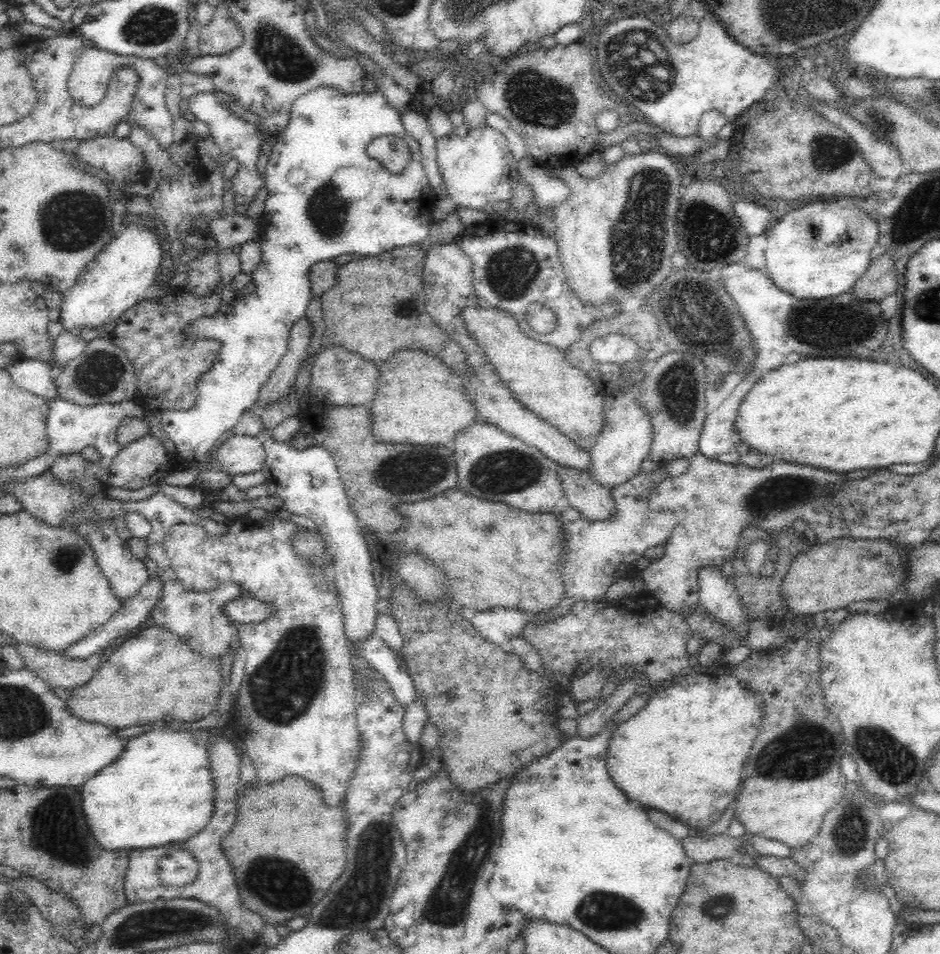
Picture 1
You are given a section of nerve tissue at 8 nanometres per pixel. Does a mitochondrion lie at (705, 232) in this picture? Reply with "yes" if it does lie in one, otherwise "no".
yes

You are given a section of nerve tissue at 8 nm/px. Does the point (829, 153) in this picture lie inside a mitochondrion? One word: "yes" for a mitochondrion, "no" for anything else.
yes

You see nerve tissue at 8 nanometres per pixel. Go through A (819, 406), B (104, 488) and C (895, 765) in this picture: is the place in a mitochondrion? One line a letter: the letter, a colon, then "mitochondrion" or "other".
A: other
B: other
C: mitochondrion

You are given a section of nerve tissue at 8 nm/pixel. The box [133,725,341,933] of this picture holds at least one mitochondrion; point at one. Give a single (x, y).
(278, 885)

